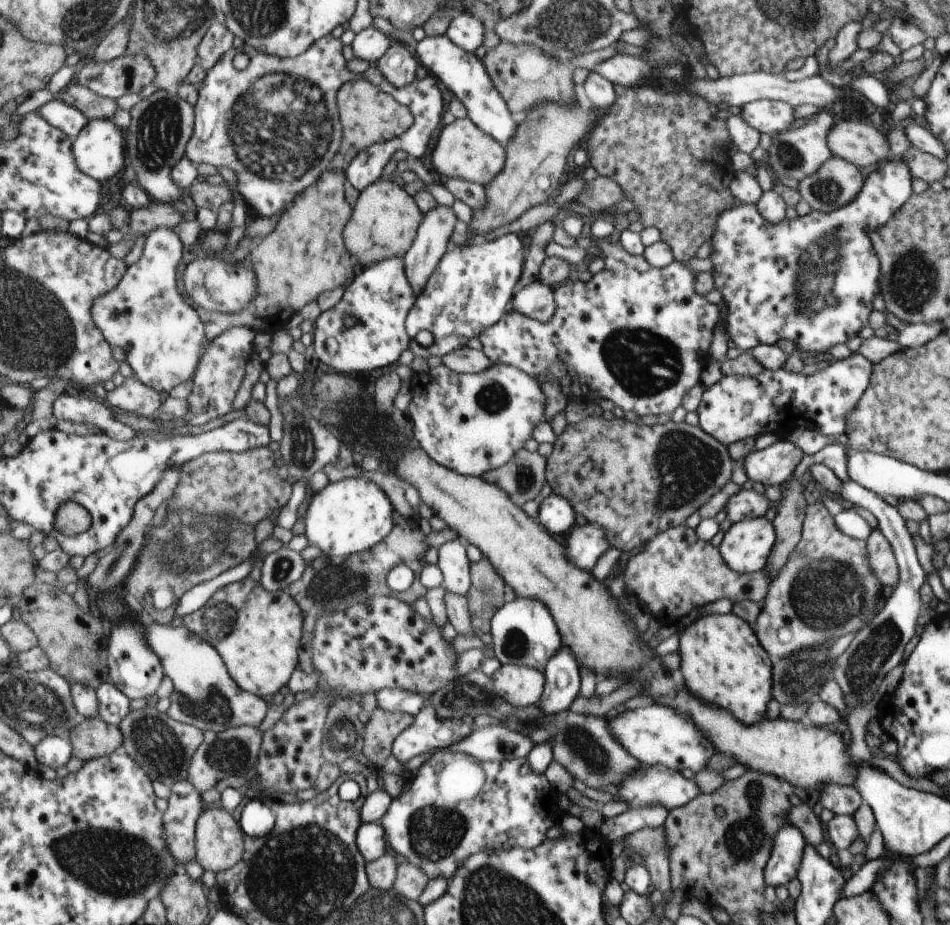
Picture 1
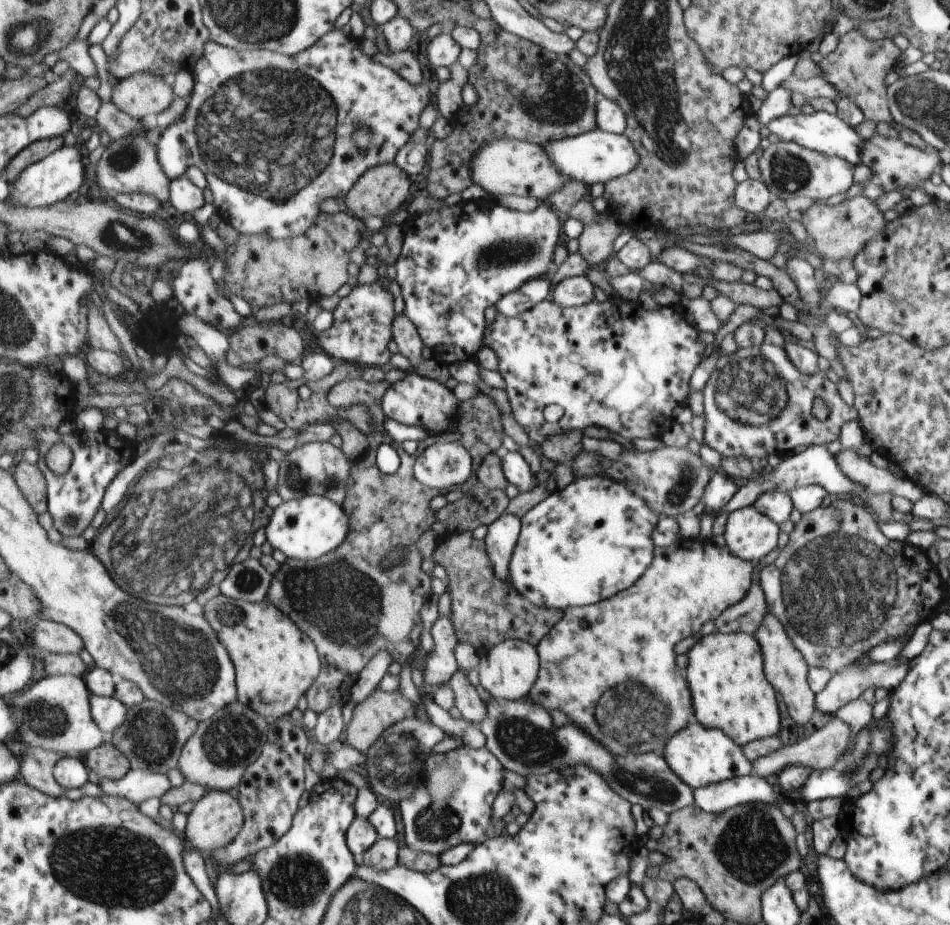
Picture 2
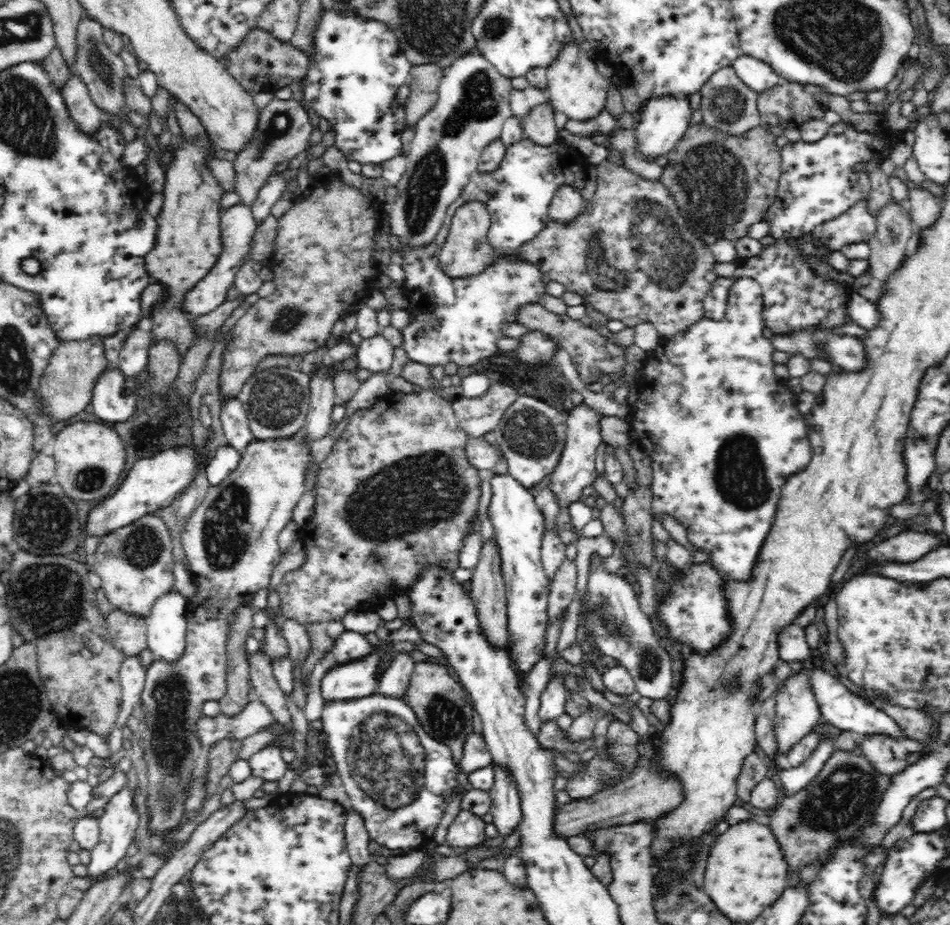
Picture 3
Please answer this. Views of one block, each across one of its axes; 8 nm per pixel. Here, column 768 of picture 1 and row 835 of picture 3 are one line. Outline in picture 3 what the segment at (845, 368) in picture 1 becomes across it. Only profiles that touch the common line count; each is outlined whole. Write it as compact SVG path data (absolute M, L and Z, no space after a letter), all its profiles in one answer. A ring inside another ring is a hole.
M378 693L357 700L340 701L322 708L322 725L328 747L337 766L348 796L349 808L363 817L371 840L376 840L393 853L405 854L432 844L434 831L452 802L456 787L458 766L452 761L450 749L428 736L407 700Z

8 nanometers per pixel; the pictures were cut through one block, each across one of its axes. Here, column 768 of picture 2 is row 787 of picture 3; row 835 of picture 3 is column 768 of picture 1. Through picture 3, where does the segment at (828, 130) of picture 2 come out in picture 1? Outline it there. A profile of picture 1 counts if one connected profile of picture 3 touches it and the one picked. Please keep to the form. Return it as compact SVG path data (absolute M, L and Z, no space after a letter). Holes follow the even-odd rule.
M763 99L742 107L741 118L758 133L774 138L794 126L794 112L795 108L786 102Z

